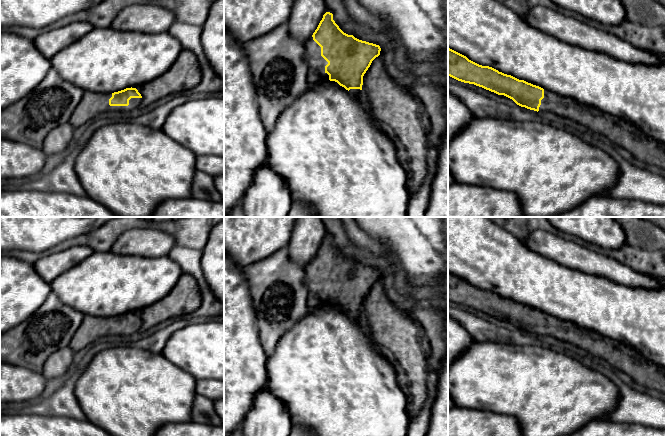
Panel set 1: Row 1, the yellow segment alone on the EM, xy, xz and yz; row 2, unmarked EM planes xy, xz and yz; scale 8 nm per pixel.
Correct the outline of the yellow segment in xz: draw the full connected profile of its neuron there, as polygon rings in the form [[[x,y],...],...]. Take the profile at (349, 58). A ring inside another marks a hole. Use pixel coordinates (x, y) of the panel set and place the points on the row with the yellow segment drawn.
[[[330,12],[323,15],[304,46],[309,66],[308,86],[335,81],[355,97],[361,95],[363,76],[381,51],[379,45],[344,33]]]

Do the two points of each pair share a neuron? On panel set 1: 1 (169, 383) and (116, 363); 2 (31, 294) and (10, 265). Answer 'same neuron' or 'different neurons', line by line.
1: same neuron
2: same neuron

